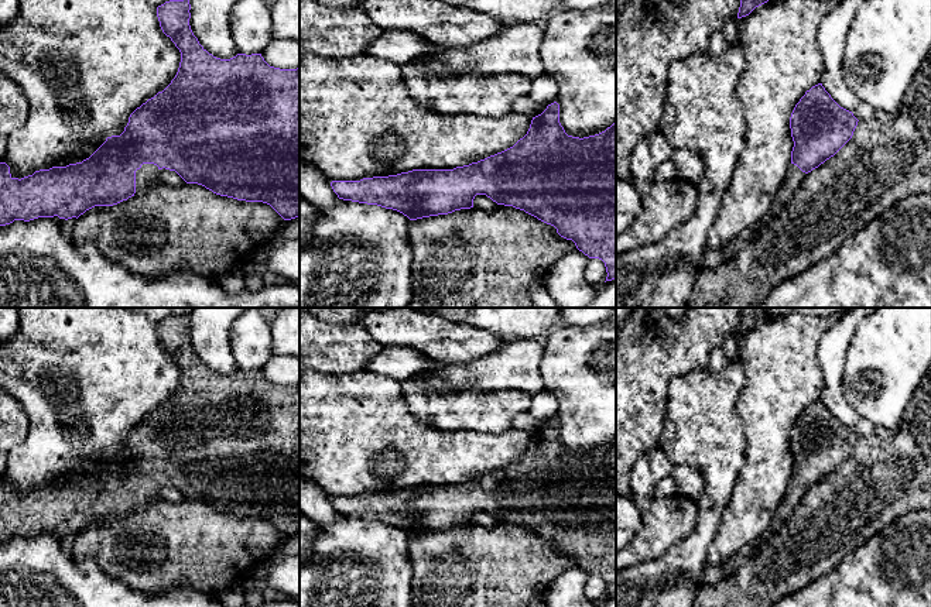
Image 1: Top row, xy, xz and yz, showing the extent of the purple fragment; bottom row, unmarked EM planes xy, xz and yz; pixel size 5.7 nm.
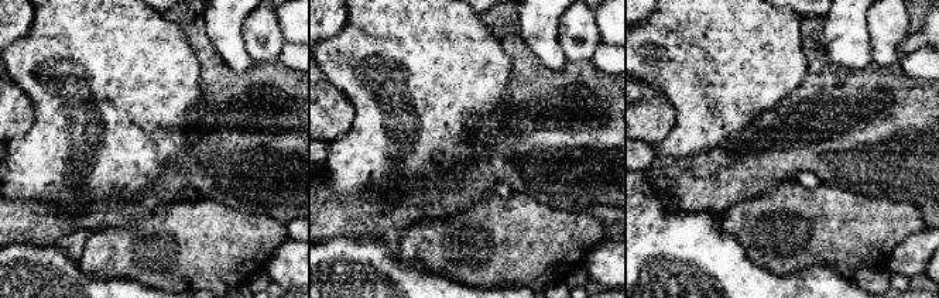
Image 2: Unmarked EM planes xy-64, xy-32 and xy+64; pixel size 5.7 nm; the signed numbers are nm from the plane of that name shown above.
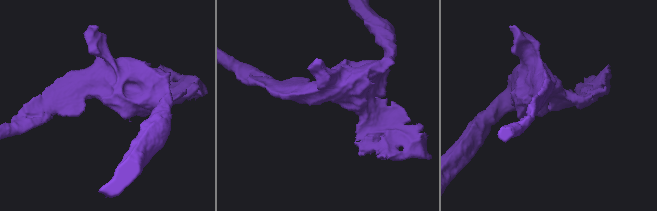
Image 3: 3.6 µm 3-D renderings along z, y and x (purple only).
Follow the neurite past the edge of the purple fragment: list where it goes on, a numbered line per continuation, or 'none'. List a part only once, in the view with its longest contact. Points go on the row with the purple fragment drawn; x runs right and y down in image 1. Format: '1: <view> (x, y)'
1: xy (147, 177)
2: xy (67, 226)

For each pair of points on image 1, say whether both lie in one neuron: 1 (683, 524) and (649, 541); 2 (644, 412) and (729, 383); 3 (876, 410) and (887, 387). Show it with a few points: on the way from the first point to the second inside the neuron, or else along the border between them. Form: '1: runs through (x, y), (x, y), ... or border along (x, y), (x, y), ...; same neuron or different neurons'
1: runs through (674, 524), (667, 524), (657, 534); same neuron
2: border along (684, 374), (675, 376), (667, 387), (661, 436); different neurons
3: runs through (880, 404), (882, 393); same neuron

